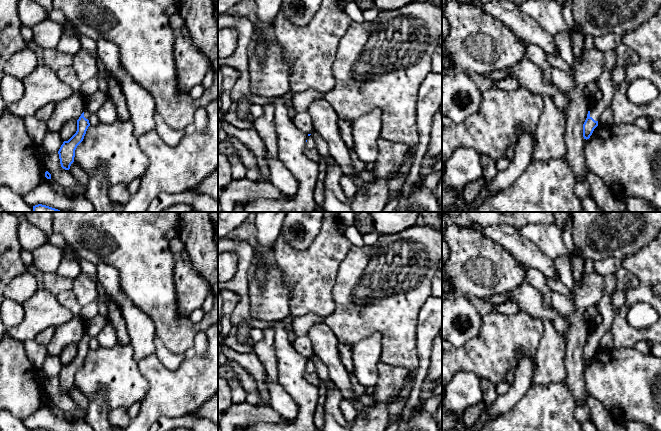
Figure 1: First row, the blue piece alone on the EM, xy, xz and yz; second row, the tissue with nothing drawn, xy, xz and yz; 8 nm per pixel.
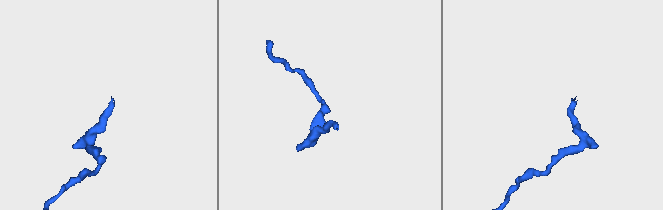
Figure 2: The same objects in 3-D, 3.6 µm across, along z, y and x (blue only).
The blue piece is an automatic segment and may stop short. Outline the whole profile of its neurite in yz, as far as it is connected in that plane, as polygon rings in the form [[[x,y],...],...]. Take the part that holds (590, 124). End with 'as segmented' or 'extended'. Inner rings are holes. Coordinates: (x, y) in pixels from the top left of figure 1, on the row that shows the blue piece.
[[[604,69],[595,82],[597,83],[598,90],[602,92],[603,98],[591,111],[588,111],[587,118],[583,124],[583,137],[586,140],[590,138],[594,129],[598,126],[599,117],[601,113],[609,107],[614,93],[611,70]]] | extended

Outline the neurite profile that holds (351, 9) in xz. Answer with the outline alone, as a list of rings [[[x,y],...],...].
[[[354,2],[347,3],[344,12],[352,19],[353,22],[364,22],[363,12],[354,4]]]

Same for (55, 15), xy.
[[[54,8],[49,13],[48,19],[53,22],[60,23],[61,25],[64,25],[66,21],[66,17],[64,16],[64,14],[60,10]]]

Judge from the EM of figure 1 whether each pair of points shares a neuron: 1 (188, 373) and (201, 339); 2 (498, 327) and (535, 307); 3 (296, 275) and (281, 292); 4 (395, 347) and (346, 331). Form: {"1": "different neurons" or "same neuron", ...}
{"1": "different neurons", "2": "different neurons", "3": "different neurons", "4": "same neuron"}

